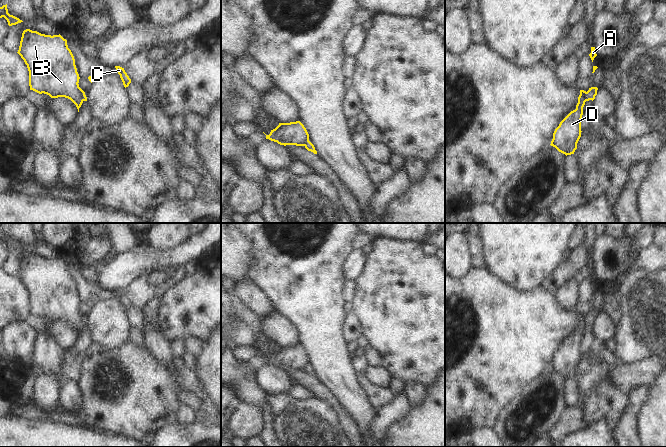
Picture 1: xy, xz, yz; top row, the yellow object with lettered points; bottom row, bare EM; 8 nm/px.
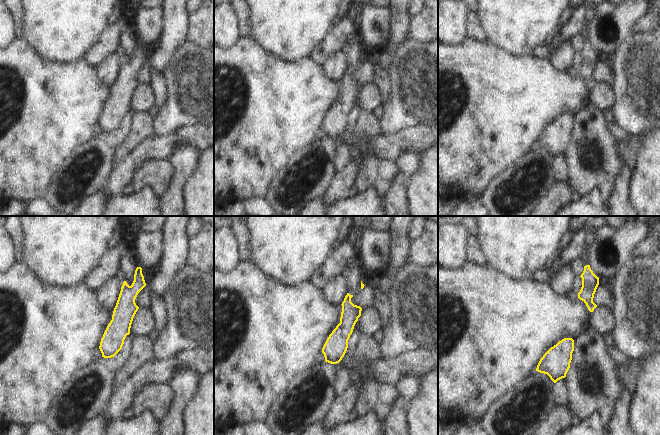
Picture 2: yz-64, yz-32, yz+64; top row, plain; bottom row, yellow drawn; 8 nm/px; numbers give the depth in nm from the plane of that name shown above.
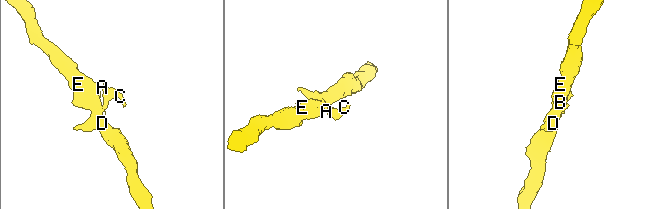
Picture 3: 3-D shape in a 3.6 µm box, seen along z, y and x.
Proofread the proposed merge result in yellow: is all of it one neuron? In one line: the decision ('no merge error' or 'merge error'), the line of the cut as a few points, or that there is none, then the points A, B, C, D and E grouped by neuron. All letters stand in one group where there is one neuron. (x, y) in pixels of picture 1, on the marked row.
merge error; cut yz (587, 92), (584, 96), (585, 101); groups A C / B D E

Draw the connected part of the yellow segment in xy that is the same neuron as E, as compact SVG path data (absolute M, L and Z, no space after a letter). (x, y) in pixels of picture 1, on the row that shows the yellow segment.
M26 29L17 53L27 65L30 90L68 98L79 112L85 92L79 87L80 77L66 39Z

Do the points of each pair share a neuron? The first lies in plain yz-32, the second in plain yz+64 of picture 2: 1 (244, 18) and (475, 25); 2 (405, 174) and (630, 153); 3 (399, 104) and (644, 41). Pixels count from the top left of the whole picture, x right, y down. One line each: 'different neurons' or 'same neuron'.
1: same neuron
2: different neurons
3: same neuron

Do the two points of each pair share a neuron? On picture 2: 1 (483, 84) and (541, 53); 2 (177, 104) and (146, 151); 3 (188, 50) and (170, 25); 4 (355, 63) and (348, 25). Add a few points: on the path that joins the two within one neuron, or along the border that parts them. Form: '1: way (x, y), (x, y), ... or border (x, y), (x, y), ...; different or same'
1: border (530, 52), (539, 58), (547, 59); different
2: border (179, 129), (170, 134), (155, 136); different
3: border (187, 40), (174, 52), (169, 62); different
4: border (355, 35), (351, 35), (346, 41); different

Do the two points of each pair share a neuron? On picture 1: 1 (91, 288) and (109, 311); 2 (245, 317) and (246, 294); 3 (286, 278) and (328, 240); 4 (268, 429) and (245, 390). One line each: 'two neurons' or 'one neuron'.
1: two neurons
2: two neurons
3: one neuron
4: one neuron

